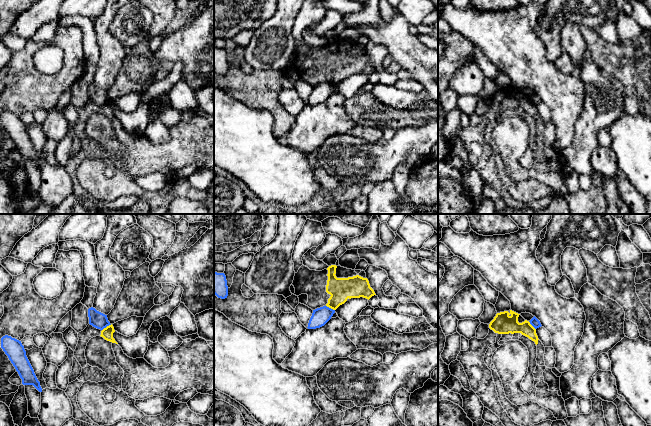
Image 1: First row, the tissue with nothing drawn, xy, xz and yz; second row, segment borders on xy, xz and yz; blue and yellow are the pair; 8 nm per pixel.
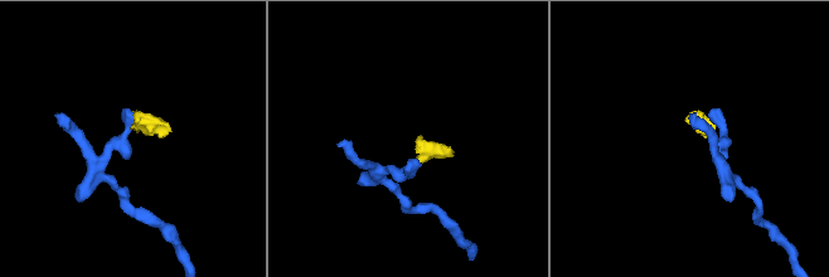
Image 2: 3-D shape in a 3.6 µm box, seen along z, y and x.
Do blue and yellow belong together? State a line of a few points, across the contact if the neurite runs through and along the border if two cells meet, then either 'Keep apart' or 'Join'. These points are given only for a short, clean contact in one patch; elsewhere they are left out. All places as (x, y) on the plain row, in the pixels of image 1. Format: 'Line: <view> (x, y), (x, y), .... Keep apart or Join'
Line: xy (111, 100), (102, 106). Keep apart

